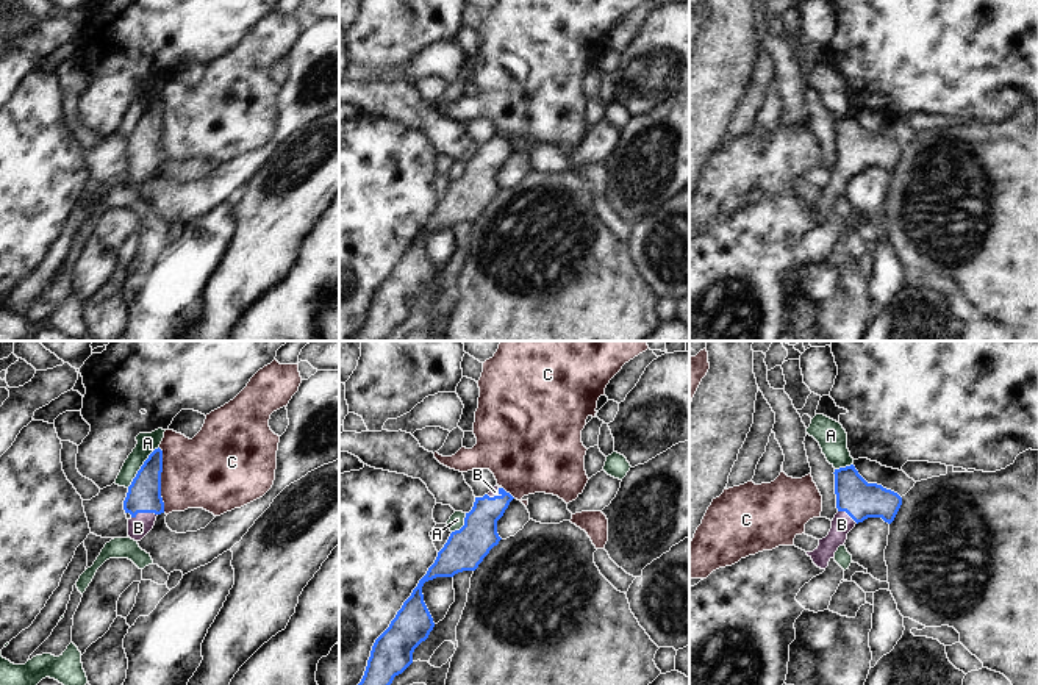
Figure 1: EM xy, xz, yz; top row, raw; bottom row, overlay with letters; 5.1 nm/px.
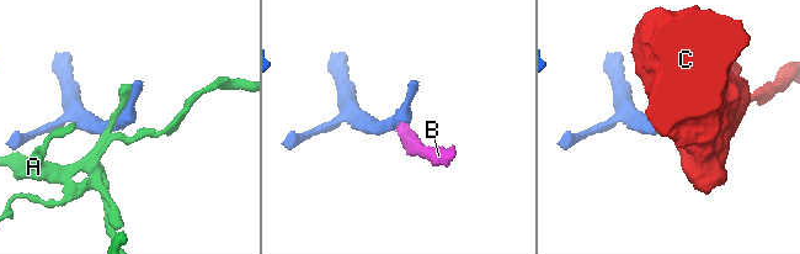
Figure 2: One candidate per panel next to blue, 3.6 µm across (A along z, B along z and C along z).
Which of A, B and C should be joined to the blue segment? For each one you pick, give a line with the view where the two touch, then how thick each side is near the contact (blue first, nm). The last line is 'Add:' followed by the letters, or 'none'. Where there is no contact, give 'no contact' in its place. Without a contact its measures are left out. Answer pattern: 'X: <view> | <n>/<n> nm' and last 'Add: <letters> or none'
B: xy | 180/110 nm
Add: B

